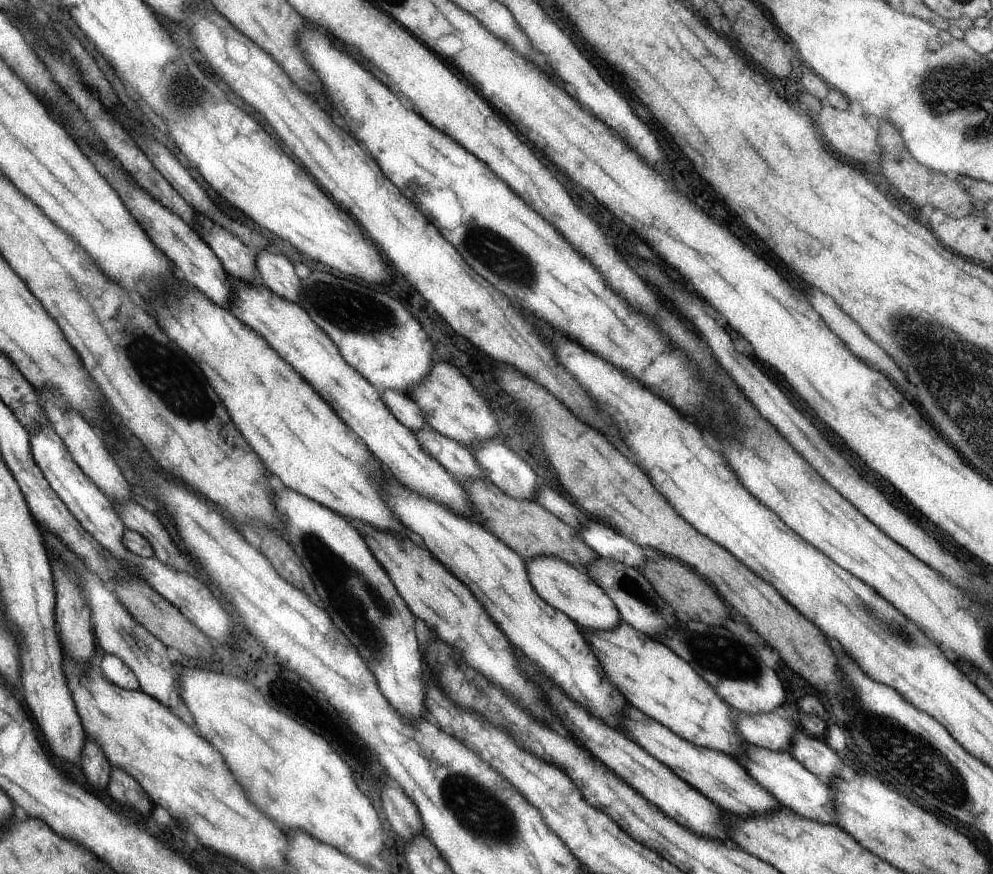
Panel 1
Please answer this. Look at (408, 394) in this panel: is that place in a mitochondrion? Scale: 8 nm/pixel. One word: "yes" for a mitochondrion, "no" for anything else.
no

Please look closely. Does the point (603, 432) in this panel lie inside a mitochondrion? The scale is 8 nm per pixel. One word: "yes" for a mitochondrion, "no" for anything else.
no

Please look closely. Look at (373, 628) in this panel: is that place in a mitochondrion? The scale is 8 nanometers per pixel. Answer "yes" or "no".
yes

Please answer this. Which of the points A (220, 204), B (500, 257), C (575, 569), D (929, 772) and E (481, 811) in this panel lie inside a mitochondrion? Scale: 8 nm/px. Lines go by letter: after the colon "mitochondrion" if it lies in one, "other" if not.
A: other
B: mitochondrion
C: other
D: mitochondrion
E: mitochondrion

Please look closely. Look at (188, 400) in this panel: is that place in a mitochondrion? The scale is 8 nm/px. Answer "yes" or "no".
yes

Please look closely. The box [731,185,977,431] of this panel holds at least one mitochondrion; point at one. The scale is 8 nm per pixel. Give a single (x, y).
(933, 350)

